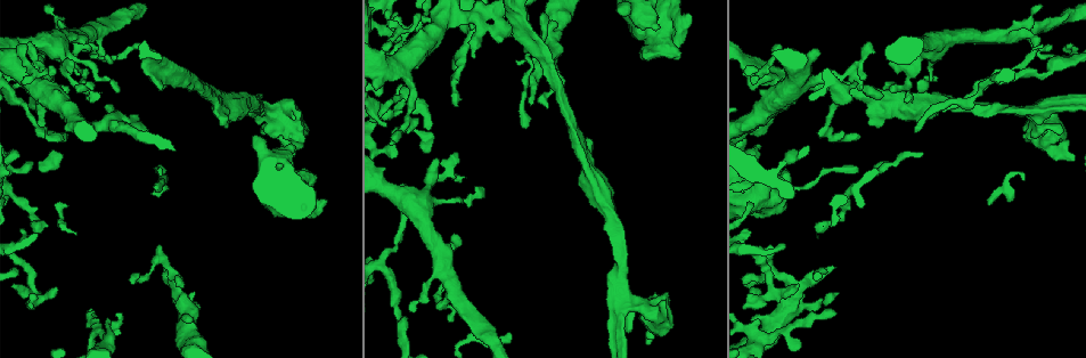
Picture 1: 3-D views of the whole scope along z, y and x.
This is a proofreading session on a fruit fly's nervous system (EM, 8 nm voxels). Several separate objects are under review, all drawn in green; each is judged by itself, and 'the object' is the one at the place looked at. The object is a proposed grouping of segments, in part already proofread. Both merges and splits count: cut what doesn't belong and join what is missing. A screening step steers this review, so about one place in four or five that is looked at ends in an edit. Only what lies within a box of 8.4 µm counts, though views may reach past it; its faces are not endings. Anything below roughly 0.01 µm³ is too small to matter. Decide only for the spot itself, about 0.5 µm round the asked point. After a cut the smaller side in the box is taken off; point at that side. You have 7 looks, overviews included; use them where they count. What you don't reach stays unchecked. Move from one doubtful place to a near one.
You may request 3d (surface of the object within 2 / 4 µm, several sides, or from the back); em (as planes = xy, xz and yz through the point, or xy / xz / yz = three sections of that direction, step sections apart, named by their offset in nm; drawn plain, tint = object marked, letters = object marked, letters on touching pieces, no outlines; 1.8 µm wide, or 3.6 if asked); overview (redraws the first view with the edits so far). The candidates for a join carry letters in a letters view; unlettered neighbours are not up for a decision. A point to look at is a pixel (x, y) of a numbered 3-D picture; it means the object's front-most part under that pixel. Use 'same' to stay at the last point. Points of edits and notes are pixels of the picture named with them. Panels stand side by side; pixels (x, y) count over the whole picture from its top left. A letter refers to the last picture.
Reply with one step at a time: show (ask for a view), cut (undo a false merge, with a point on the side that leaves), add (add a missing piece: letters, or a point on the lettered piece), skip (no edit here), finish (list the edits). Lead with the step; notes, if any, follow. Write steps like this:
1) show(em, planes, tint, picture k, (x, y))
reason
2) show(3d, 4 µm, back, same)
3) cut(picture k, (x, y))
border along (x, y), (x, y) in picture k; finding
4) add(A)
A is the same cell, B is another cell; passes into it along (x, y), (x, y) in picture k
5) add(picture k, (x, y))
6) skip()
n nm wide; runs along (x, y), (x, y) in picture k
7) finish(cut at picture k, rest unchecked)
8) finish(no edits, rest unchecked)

show(em, planes, plain, picture 1, (581, 153))
branch point

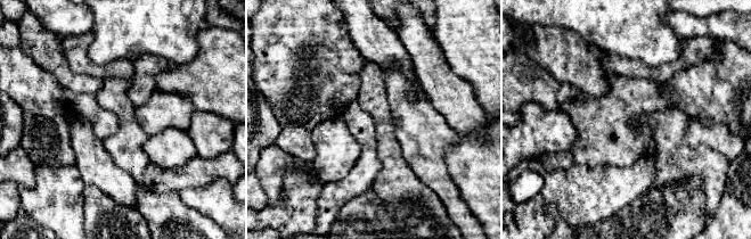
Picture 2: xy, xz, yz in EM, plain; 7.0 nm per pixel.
show(em, planes, letters, same)

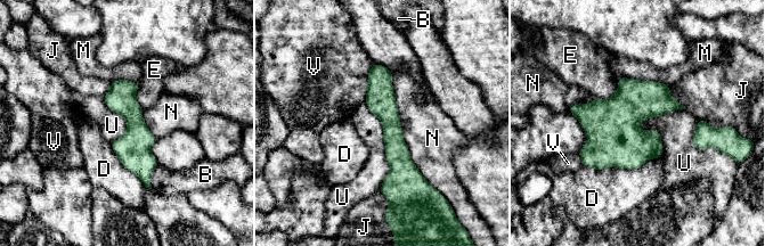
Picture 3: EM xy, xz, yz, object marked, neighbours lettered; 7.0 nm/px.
skip()
B, D, E, J, M, N, U and V are other cells; runs along (375, 67), (396, 147), (388, 191) in picture 3; all the same neuron

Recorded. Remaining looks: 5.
show(em, planes, letters, picture 1, (403, 184))
free end

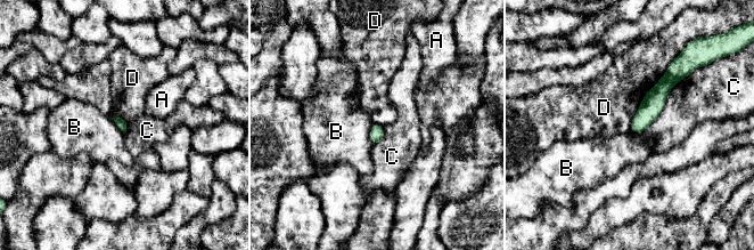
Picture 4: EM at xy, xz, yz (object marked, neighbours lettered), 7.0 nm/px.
skip()
A, B, C and D are other cells; no lettered piece goes on from it

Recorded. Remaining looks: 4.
show(3d, 2 µm, back, picture 1, (838, 294))
thin end

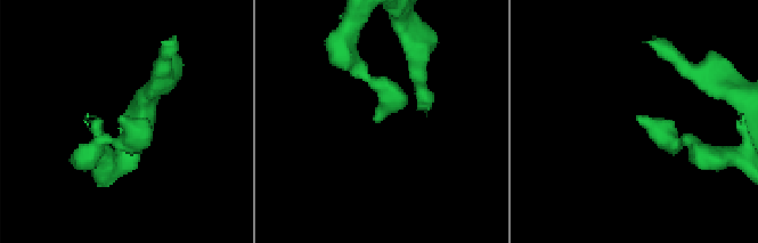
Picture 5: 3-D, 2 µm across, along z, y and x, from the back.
show(em, yz, step 16, tint, picture 5, (375, 120))

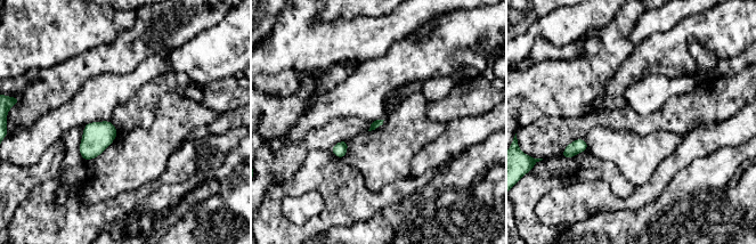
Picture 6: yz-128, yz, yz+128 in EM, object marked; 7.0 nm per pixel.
show(em, planes, letters, same)

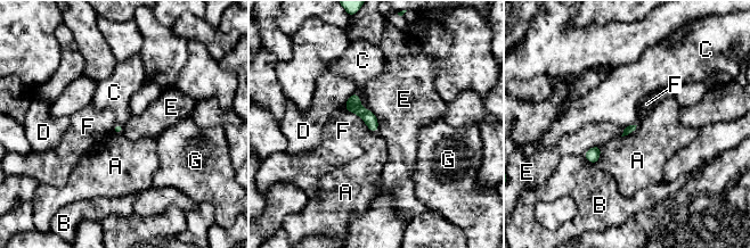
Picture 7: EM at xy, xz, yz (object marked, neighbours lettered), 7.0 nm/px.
skip()
F touches over 260 nm; A, B, C, D, E, F and G are other cells; no lettered piece goes on from it

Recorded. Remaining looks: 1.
finish(no edits, rest unchecked)

